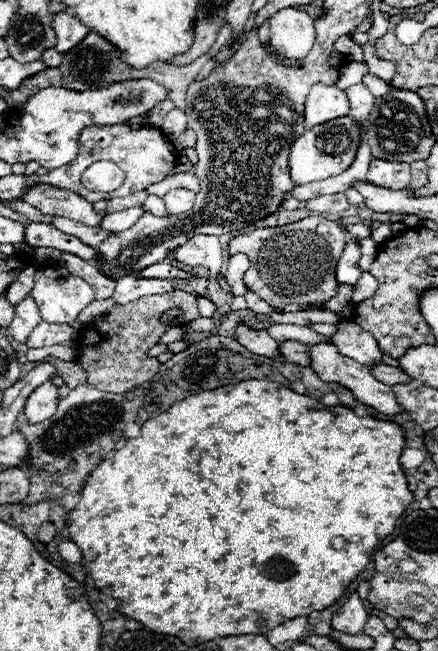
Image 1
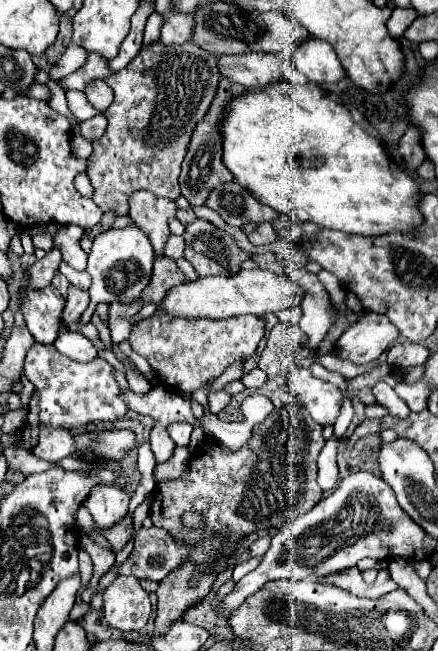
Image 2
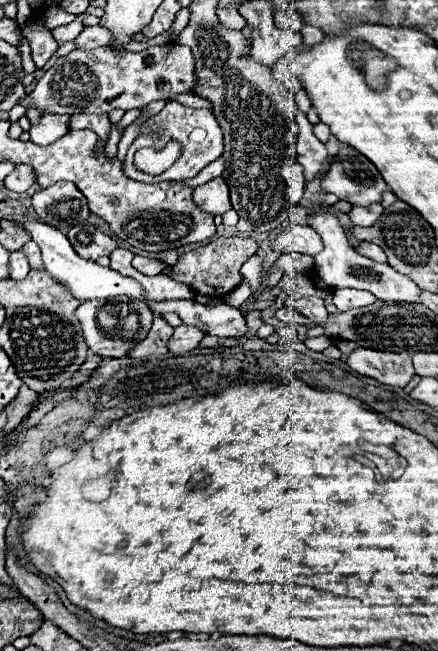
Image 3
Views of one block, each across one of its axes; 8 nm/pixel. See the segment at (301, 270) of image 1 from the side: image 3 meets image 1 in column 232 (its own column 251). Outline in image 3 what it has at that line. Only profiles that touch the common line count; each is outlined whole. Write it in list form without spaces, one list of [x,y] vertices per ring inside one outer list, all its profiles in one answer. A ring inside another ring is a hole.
[[[222,236],[202,248],[196,248],[192,252],[182,254],[178,258],[178,262],[174,264],[170,278],[178,280],[180,284],[190,286],[198,294],[206,294],[206,296],[230,294],[242,282],[242,274],[240,274],[242,262],[246,262],[254,254],[254,250],[258,250],[258,248],[260,248],[260,244],[252,238],[238,238],[238,236],[224,238]]]

